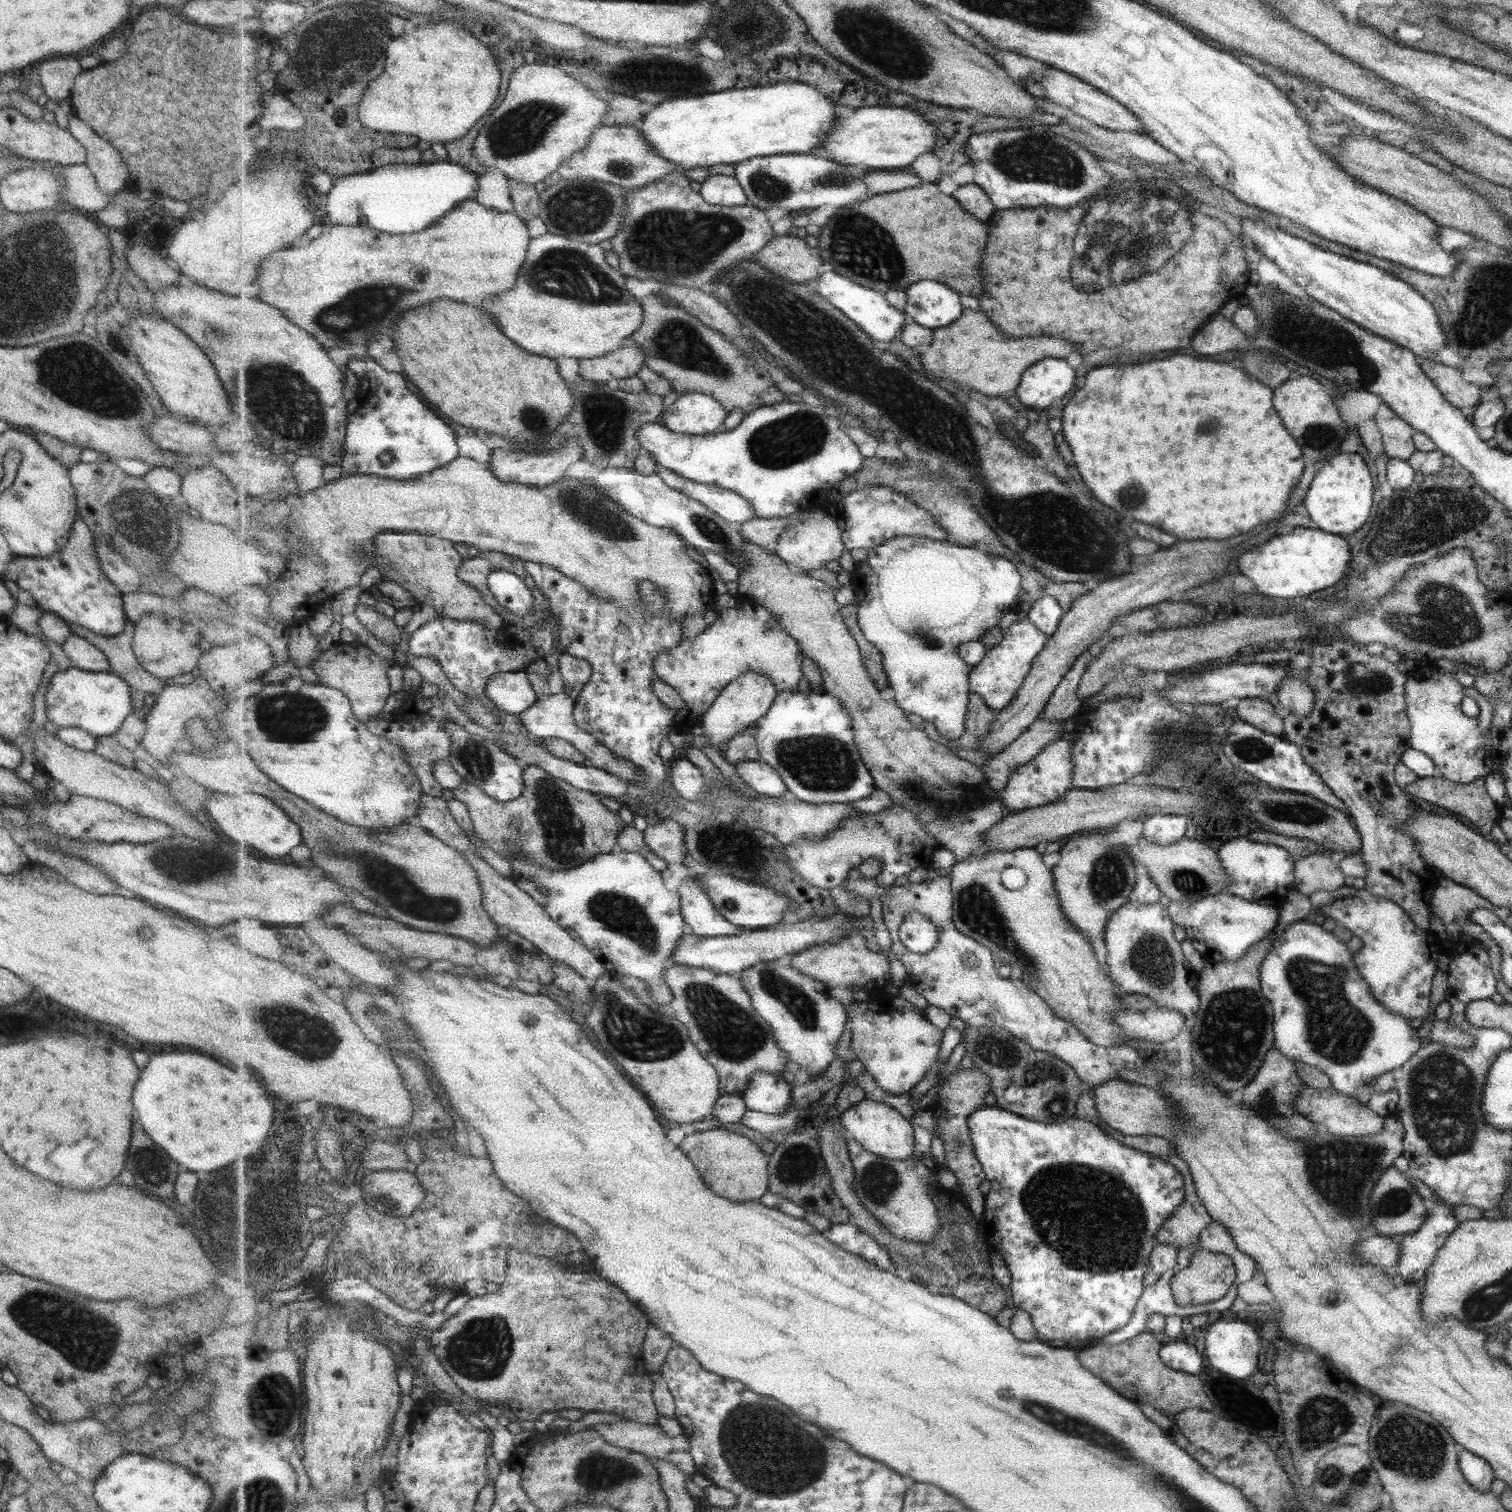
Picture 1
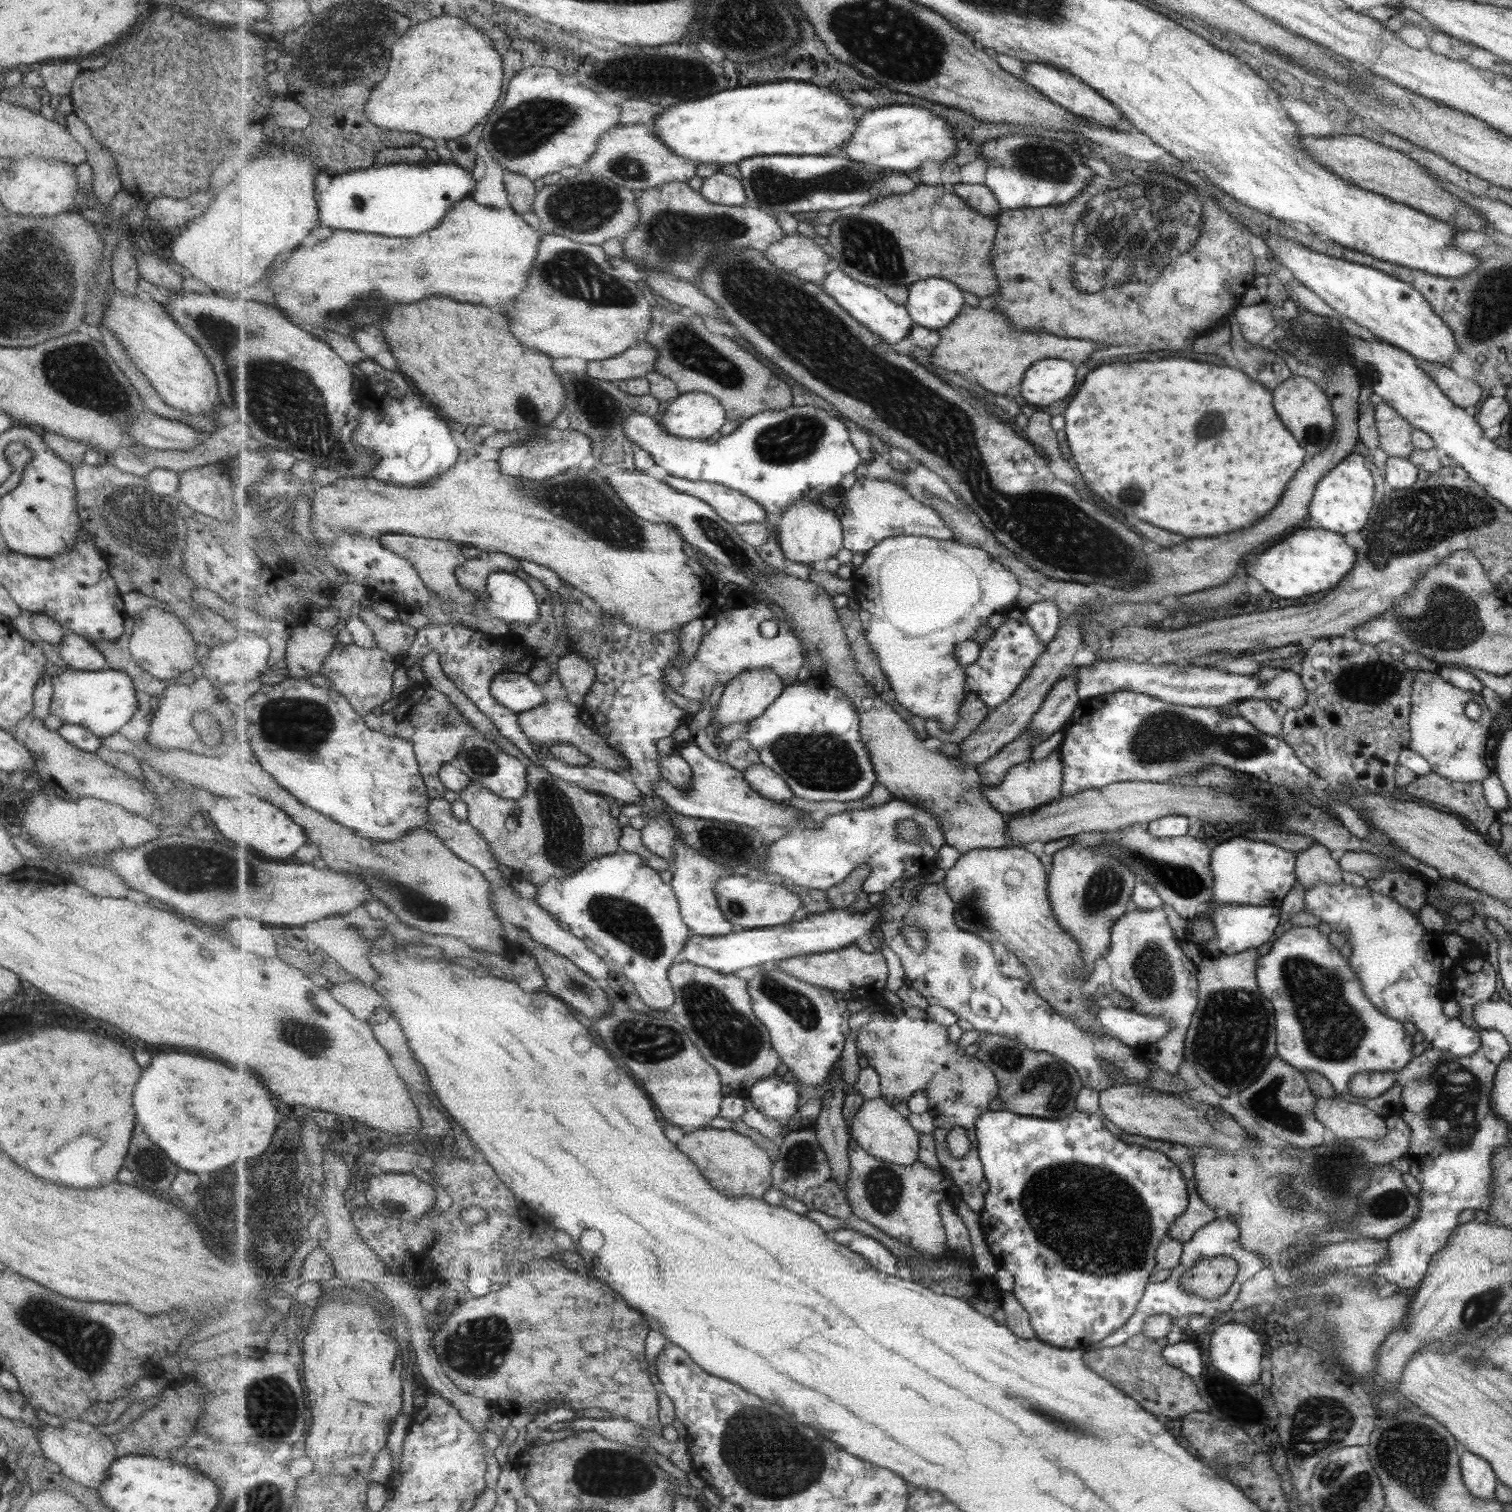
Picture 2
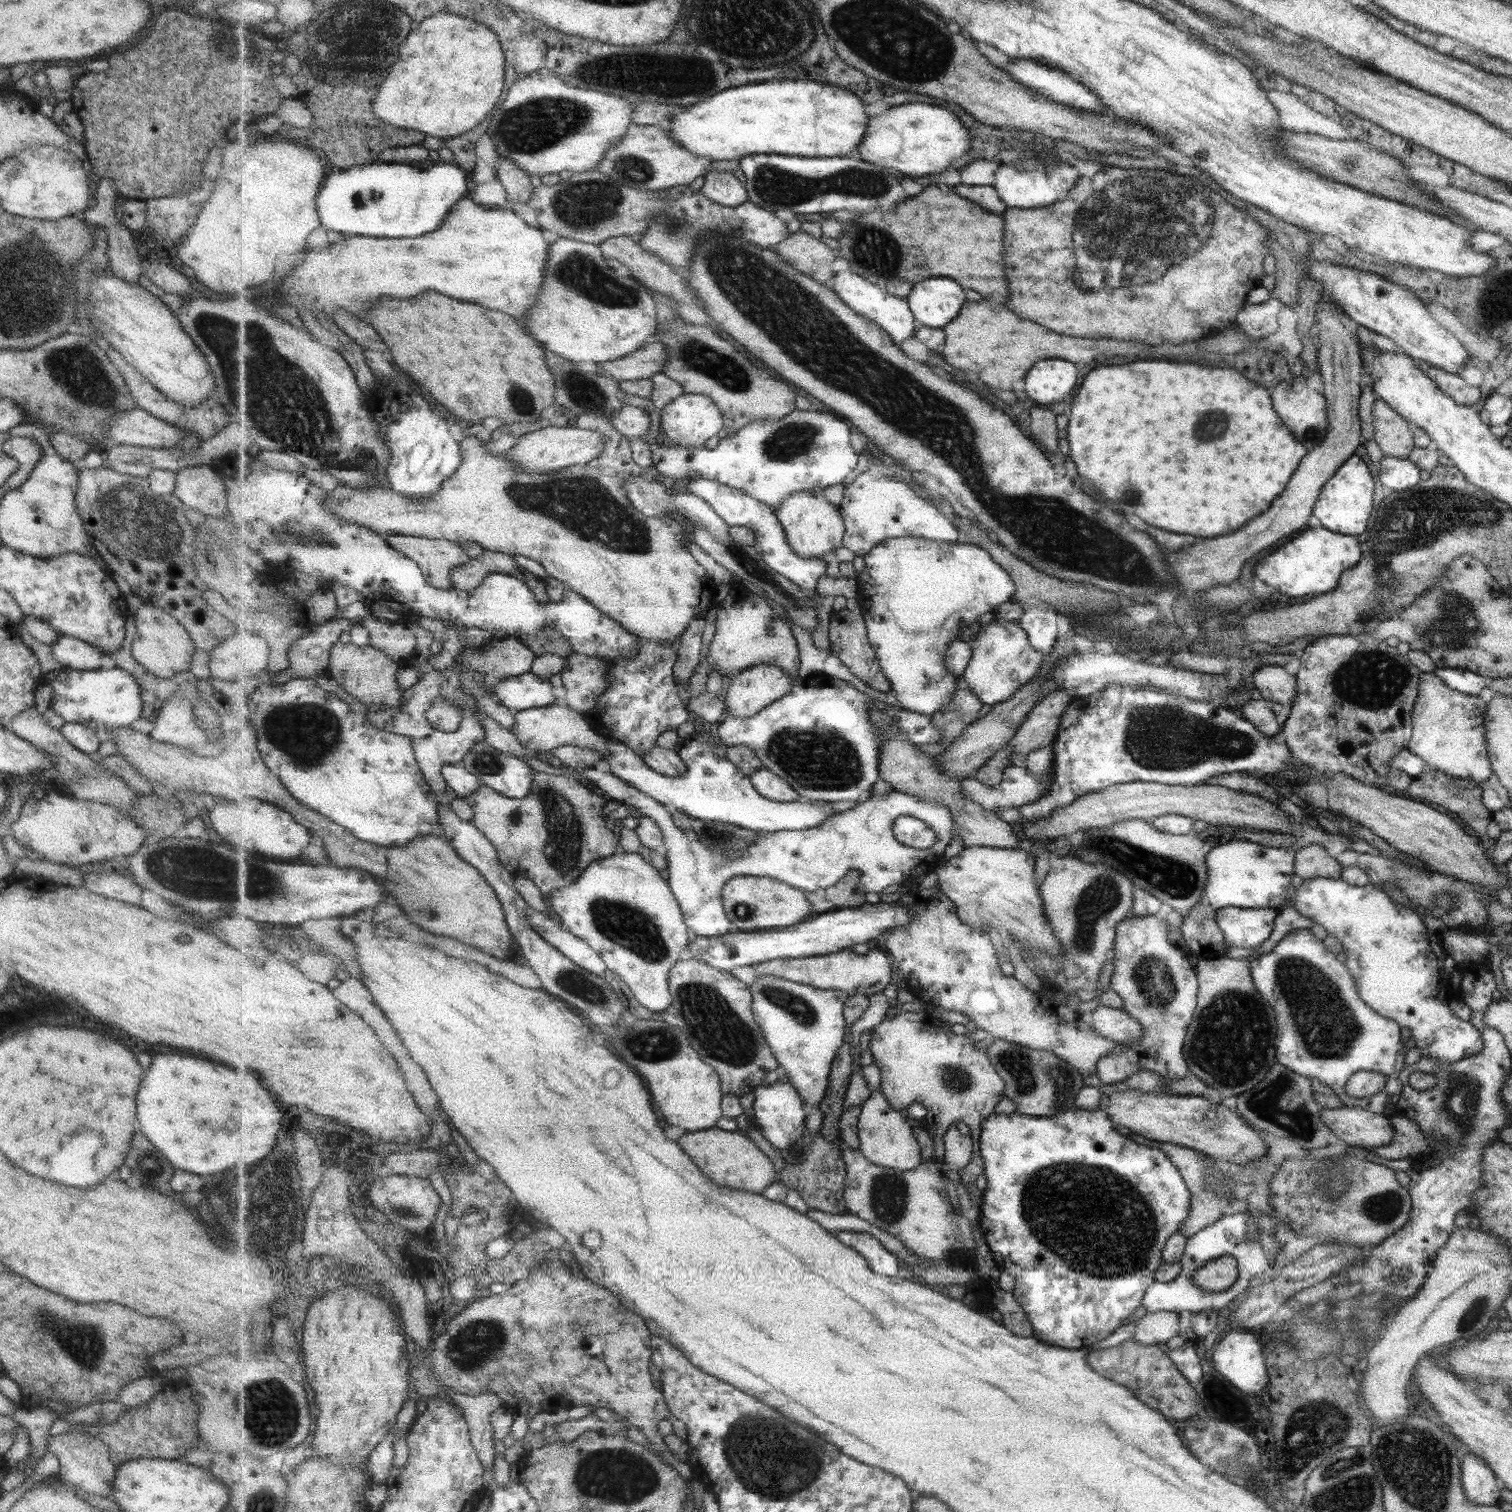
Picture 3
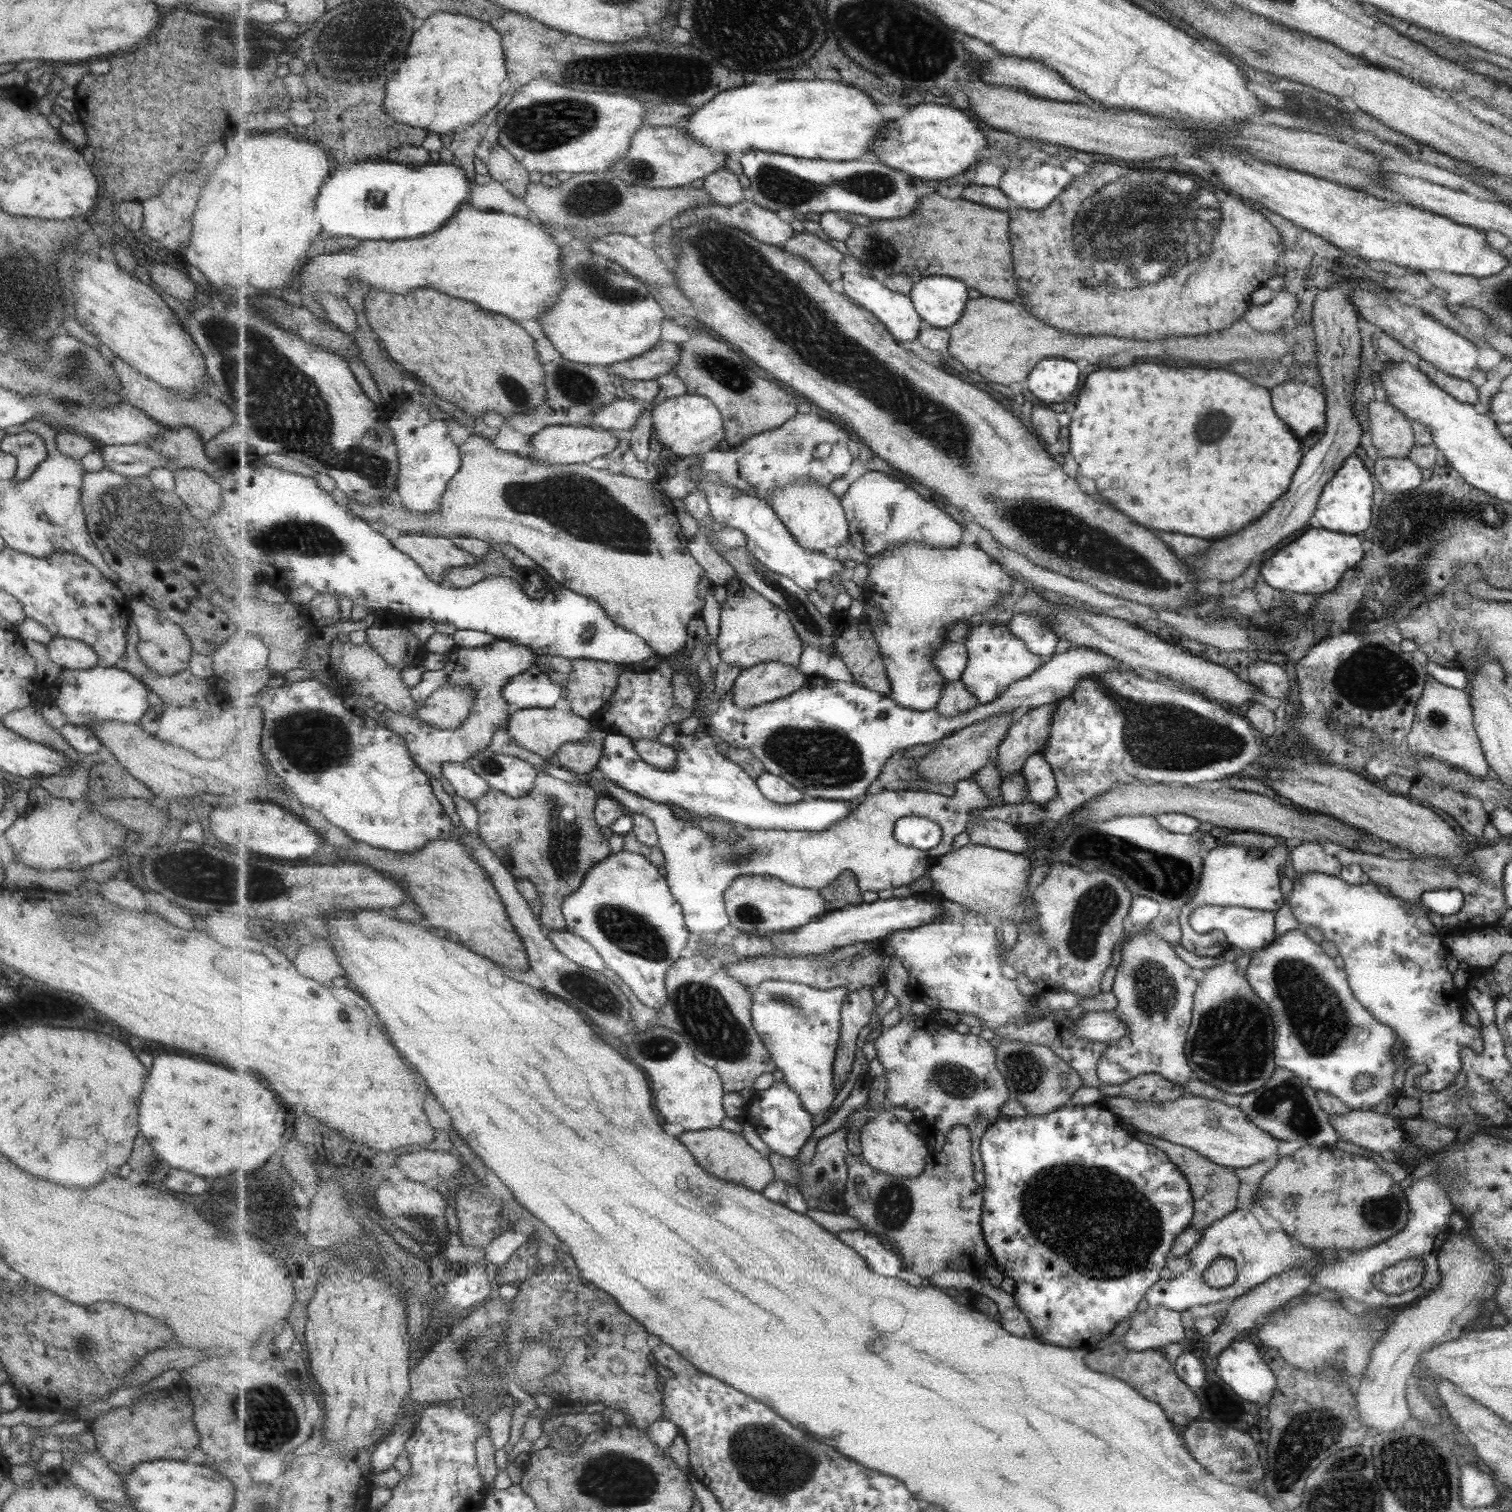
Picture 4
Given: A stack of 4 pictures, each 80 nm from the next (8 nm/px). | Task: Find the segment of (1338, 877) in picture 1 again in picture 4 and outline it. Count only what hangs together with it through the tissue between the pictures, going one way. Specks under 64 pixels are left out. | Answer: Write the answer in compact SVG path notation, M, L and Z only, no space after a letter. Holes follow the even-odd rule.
M1301 842L1290 853L1291 866L1297 875L1306 873L1325 873L1339 877L1339 861L1327 856L1317 842Z

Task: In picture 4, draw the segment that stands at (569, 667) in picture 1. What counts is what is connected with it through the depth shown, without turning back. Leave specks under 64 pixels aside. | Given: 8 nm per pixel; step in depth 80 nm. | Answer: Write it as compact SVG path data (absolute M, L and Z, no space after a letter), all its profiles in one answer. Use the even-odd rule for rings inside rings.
M579 659L573 660L573 671L566 678L567 700L570 702L572 712L579 716L590 719L594 712L603 708L609 702L612 694L616 691L620 676L625 670L623 666L604 661Z

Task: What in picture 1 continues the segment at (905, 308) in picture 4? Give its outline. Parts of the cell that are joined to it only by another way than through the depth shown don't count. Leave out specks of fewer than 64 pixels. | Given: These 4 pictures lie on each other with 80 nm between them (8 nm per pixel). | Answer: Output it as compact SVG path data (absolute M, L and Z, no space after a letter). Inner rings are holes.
M825 272L817 280L819 296L826 298L833 306L836 306L845 316L848 316L859 328L862 328L873 340L879 342L891 342L893 338L899 338L903 327L910 320L905 310L895 308L885 298L884 293L877 289L867 288L857 284L837 272Z

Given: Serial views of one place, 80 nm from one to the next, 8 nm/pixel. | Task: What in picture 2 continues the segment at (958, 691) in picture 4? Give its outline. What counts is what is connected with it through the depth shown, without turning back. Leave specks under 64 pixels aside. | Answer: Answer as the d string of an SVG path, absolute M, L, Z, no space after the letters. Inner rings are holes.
M968 691L960 712L960 723L956 728L945 732L938 720L930 718L927 720L928 736L942 742L963 744L977 732L978 728L981 728L990 713L991 708L979 698L979 695Z

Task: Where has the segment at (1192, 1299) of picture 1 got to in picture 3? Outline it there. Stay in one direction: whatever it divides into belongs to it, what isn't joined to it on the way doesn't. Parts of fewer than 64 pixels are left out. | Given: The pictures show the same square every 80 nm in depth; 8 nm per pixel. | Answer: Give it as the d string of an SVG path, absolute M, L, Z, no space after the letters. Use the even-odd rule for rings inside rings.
M1218 1257L1196 1268L1192 1283L1204 1292L1221 1292L1230 1287L1238 1277L1238 1268L1232 1257Z

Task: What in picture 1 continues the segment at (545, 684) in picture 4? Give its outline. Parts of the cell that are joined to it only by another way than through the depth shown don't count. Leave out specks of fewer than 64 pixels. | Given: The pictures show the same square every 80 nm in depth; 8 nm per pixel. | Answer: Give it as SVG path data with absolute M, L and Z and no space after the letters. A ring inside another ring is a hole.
M527 671L491 675L486 693L501 710L517 716L531 708L539 698Z

